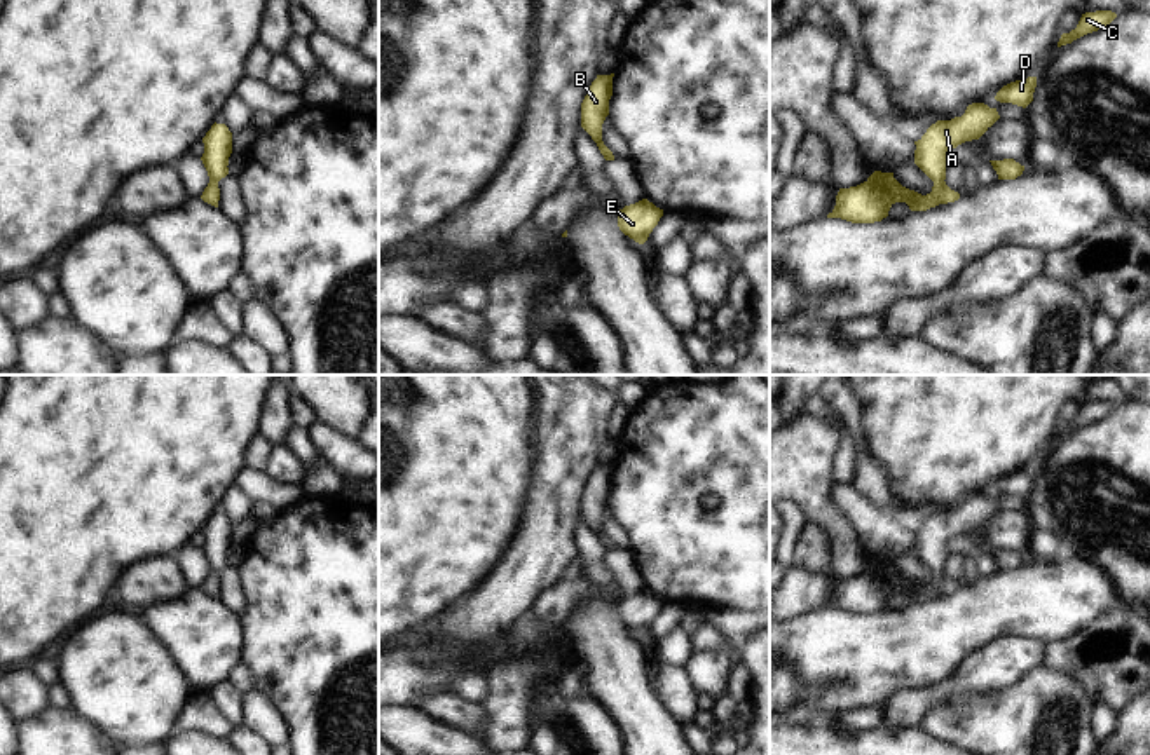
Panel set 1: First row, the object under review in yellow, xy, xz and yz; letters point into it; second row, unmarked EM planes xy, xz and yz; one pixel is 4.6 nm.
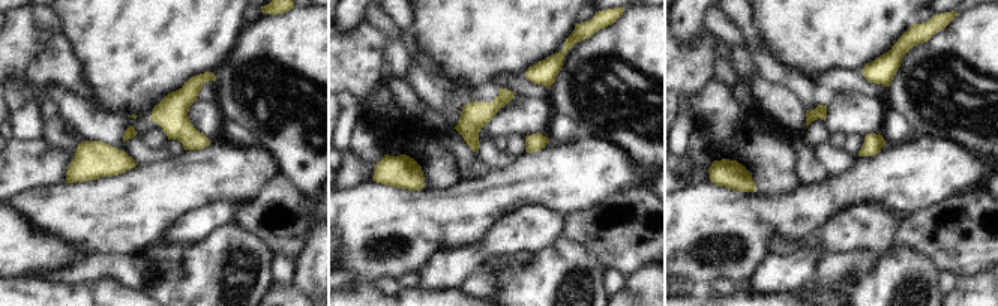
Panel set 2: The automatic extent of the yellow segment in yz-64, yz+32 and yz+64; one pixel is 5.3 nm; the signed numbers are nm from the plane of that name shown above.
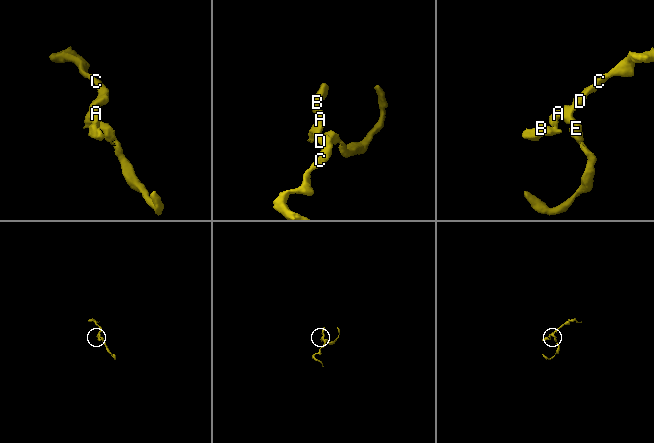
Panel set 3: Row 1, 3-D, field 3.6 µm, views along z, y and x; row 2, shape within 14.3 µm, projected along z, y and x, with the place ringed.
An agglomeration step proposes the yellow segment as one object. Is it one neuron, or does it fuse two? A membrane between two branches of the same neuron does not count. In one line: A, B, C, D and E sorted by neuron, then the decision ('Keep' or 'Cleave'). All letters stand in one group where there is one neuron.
Groups: A B C D E. Keep.

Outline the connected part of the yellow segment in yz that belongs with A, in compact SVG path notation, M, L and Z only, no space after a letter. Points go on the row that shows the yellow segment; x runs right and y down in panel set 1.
M972 103L962 117L937 120L914 141L914 164L934 181L930 194L921 195L902 187L893 173L874 171L864 183L839 188L836 206L827 218L874 223L886 218L895 202L906 202L911 211L927 211L958 201L960 194L944 181L949 166L946 153L965 141L979 139L998 119L996 108Z

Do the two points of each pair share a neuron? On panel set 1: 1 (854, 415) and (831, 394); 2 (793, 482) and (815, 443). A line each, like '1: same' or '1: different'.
1: same
2: same

